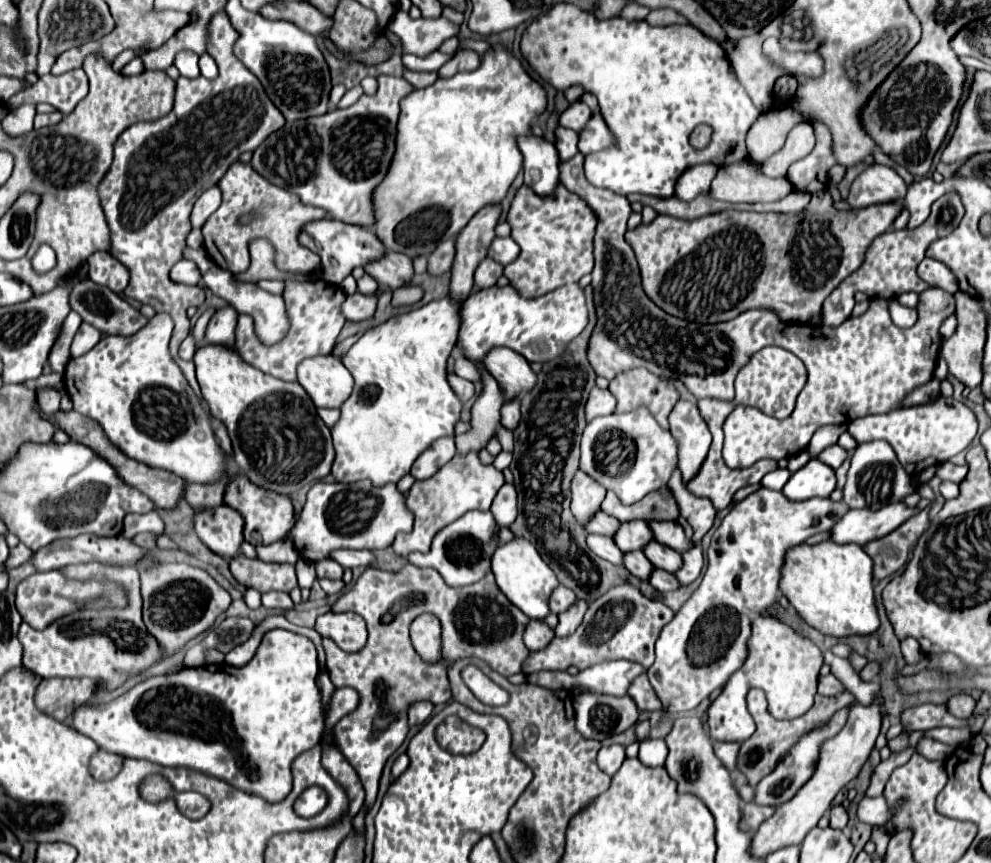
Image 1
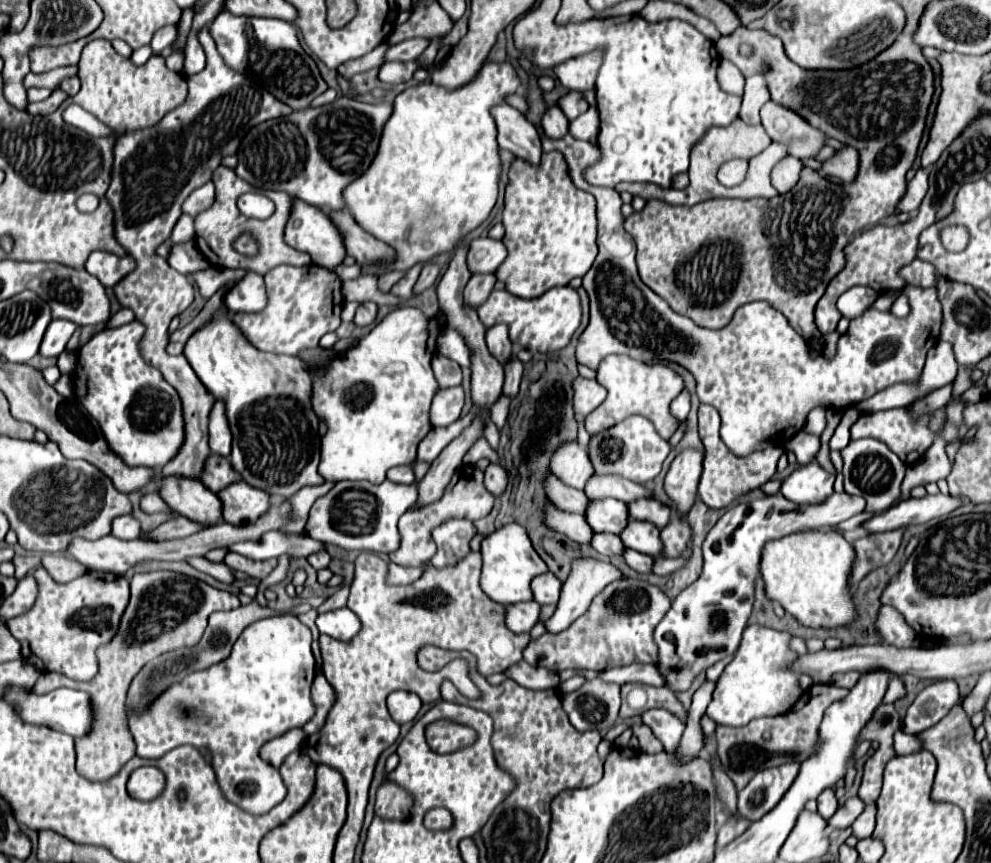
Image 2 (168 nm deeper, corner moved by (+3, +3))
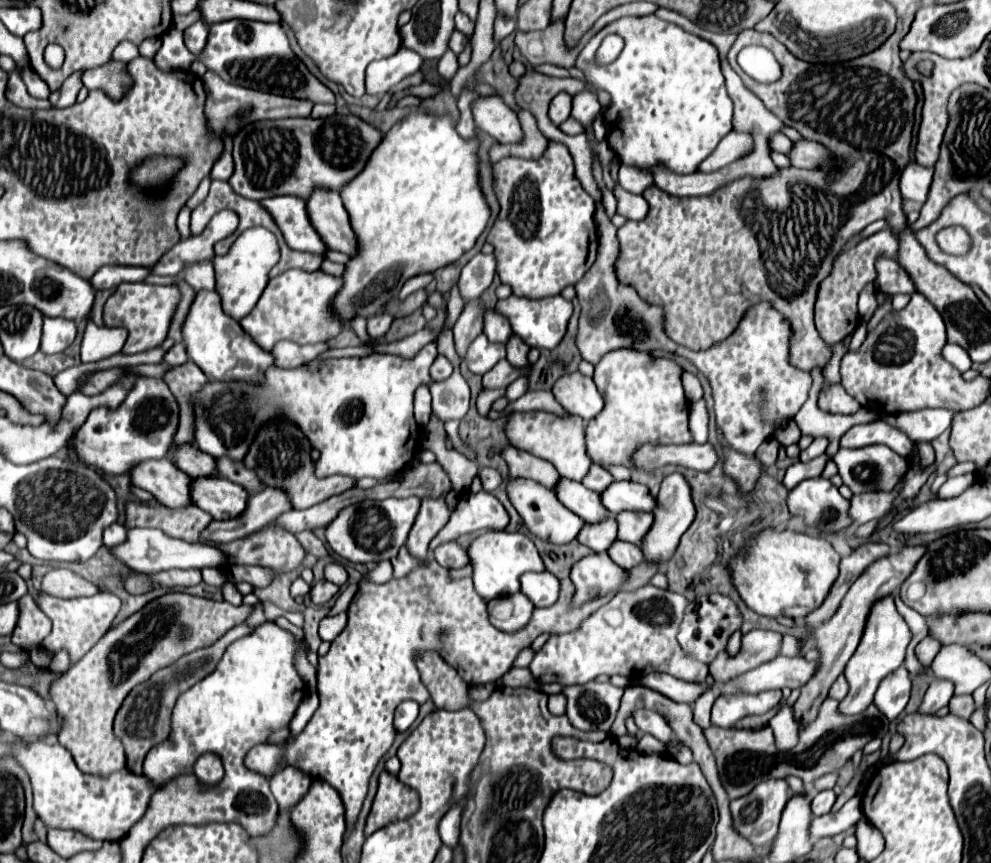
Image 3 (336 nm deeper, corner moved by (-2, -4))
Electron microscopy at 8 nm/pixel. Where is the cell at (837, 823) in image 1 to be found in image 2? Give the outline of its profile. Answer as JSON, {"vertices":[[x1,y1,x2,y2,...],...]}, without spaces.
{"vertices":[[829,787,829,789,825,789,819,797,817,797,817,811,819,811,819,815,821,817,831,817,831,813,835,813,835,809,837,809,839,805,837,805,837,799,835,799,835,791]]}

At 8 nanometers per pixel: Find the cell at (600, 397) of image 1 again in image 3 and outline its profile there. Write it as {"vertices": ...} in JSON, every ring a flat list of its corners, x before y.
{"vertices":[[580,372,562,376,554,384,552,394,564,406,564,410,584,420,598,416,604,408,604,396,598,392,594,380,588,376,582,376]]}

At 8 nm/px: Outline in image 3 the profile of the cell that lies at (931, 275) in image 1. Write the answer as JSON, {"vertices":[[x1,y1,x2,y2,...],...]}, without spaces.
{"vertices":[[878,258,876,262,876,270,878,270,878,278,876,284,884,294,914,294,916,292,916,284,912,284,912,278,908,276,908,272,904,272,904,268,890,258]]}

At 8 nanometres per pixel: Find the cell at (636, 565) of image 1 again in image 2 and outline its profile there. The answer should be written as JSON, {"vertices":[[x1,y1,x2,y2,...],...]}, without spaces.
{"vertices":[[593,533,591,547,605,557,621,557,625,549,623,543,619,541,619,535,613,535,613,533]]}

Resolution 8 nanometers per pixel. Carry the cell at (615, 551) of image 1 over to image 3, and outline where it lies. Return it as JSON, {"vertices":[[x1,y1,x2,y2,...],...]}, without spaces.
{"vertices":[[512,478,512,482,508,484,508,496,516,506,518,514,522,516,524,524,528,526,528,530,552,544,568,544,576,540,576,536,580,534,580,526,584,526,584,520,576,516,572,510,564,508,564,504,560,504,554,492,548,492,548,488,544,488,542,484,536,484,534,480]]}

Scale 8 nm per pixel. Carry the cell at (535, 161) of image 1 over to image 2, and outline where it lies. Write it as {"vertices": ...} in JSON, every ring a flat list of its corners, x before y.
{"vertices":[[501,103,491,109,491,115,497,123,497,143,501,149,509,149,513,155,539,163,541,157,541,139,537,129,519,113,515,107]]}

